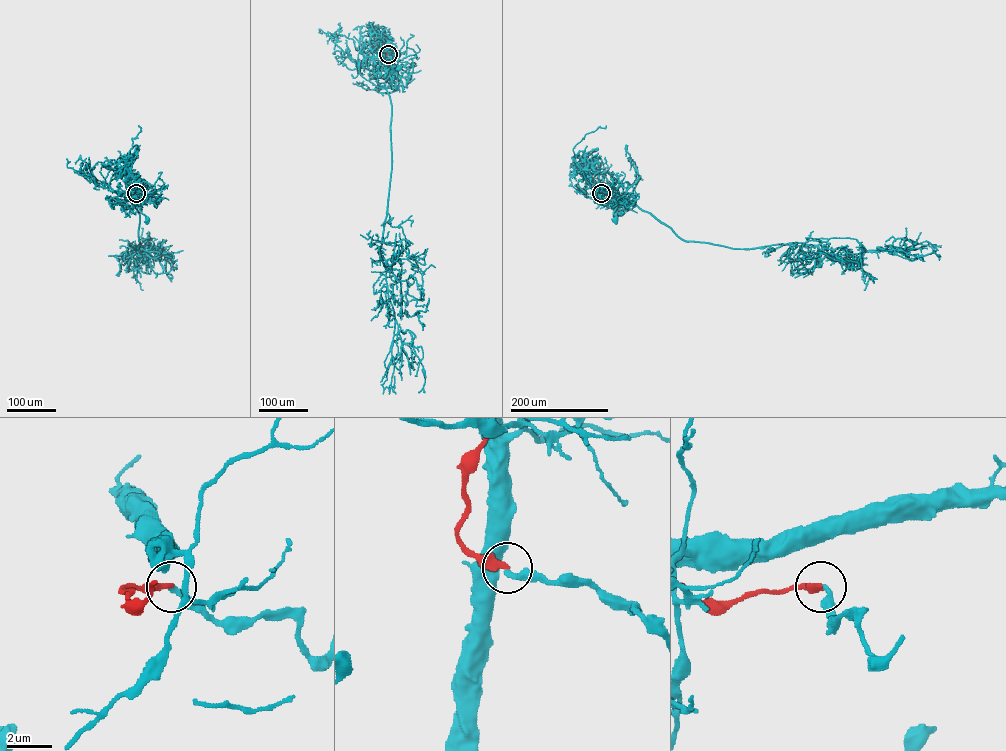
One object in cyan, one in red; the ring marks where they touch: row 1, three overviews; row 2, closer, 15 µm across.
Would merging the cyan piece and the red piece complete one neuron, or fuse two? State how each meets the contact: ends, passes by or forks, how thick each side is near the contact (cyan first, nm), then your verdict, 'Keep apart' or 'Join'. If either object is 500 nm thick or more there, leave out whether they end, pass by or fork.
At the ring cyan ends. At the ring red ends. Thickness 240 nm (cyan) against 320 nm. Join

